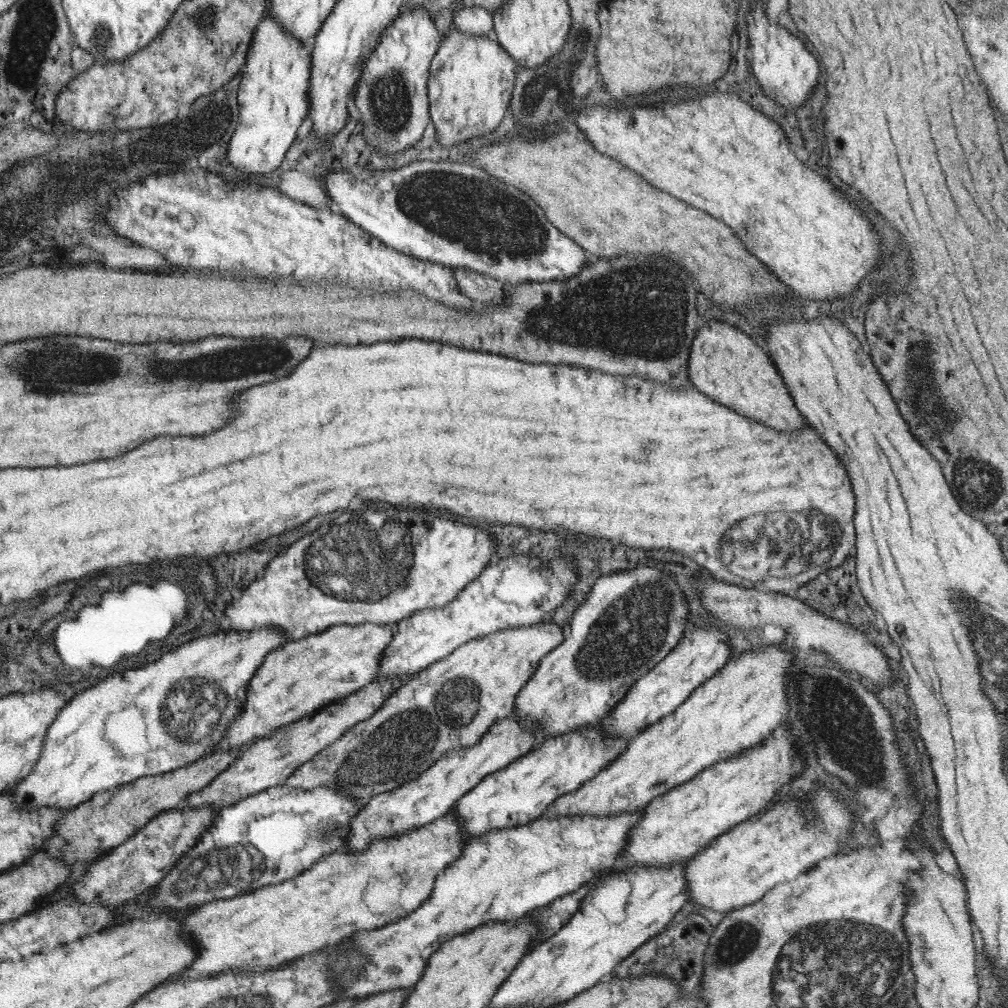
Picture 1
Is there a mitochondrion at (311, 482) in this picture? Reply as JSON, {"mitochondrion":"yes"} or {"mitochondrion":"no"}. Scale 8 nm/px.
{"mitochondrion":"no"}

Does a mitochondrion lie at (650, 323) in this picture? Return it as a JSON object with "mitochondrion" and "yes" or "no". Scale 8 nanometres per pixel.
{"mitochondrion":"yes"}

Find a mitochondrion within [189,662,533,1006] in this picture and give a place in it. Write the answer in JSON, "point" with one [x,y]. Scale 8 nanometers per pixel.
{"point":[399,745]}

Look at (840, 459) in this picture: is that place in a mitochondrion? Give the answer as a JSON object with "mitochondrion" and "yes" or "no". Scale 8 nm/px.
{"mitochondrion":"no"}

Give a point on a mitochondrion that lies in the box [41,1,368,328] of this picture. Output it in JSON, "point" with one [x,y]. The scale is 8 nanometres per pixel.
{"point":[103,40]}

